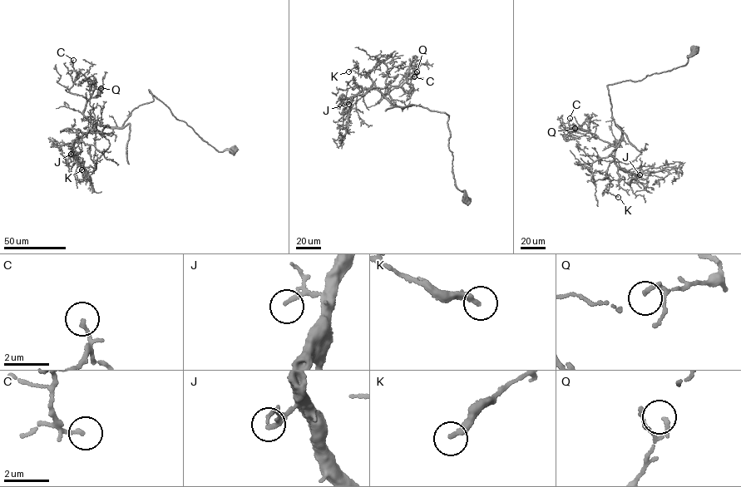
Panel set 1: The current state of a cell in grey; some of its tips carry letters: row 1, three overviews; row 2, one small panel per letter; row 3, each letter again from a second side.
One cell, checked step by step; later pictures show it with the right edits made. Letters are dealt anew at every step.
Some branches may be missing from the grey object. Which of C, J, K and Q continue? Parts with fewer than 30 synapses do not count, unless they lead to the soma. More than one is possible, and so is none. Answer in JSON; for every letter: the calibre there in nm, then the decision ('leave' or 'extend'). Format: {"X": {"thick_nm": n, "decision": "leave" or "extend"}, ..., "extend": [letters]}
{"C": {"thick_nm": 120, "decision": "leave"}, "J": {"thick_nm": 170, "decision": "extend"}, "K": {"thick_nm": 280, "decision": "leave"}, "Q": {"thick_nm": 170, "decision": "leave"}, "extend": ["J"]}

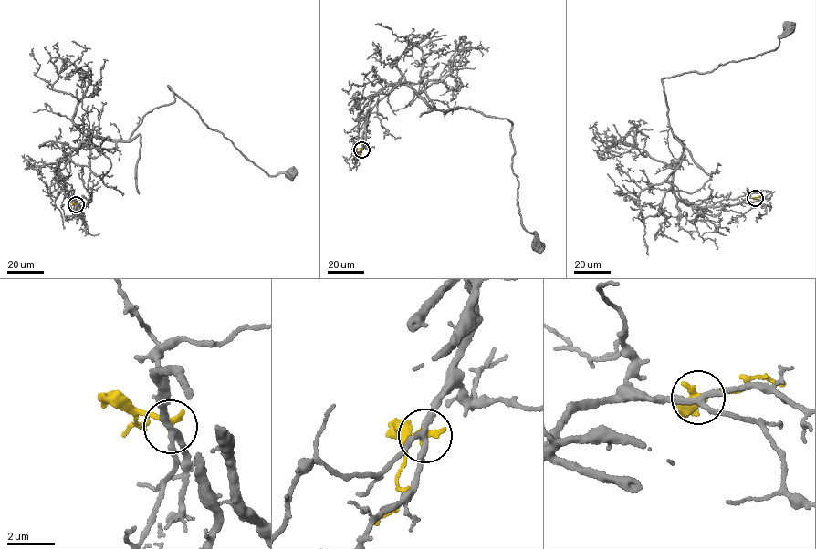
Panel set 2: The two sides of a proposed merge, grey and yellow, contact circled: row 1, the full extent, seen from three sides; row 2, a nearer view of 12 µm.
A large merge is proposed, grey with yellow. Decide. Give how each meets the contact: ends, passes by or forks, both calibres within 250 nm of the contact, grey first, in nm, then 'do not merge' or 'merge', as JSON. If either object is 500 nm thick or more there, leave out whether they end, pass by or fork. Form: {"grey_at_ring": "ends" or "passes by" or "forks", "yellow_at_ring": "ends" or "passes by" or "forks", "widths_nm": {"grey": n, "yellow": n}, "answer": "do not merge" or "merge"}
{"grey_at_ring": "forks", "yellow_at_ring": "ends", "widths_nm": {"grey": 220, "yellow": 280}, "answer": "do not merge"}

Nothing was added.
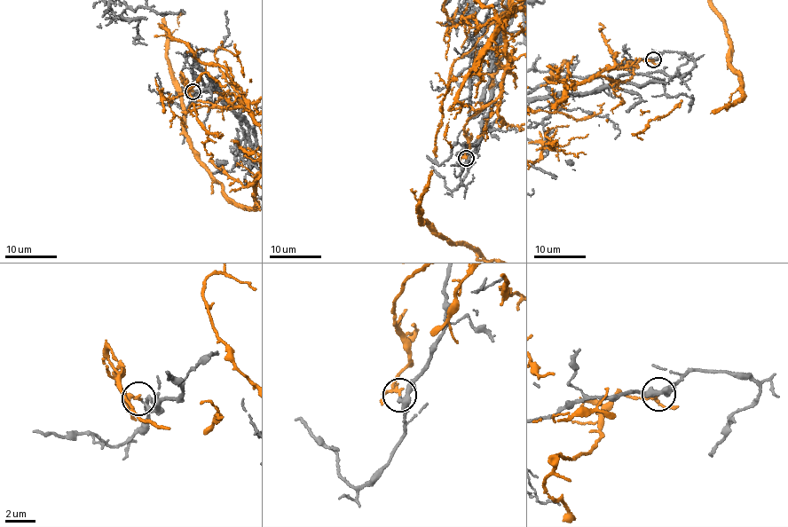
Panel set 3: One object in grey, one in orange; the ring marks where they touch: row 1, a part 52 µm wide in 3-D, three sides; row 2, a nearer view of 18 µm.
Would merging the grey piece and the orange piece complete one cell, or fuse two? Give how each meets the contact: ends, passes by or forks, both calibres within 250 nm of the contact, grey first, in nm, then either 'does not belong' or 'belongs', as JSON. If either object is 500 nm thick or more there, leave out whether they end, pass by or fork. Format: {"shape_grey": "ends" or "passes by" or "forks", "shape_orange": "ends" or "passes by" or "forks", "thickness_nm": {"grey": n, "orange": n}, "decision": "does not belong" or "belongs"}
{"shape_grey": "ends", "shape_orange": "passes by", "thickness_nm": {"grey": 170, "orange": 160}, "decision": "does not belong"}

